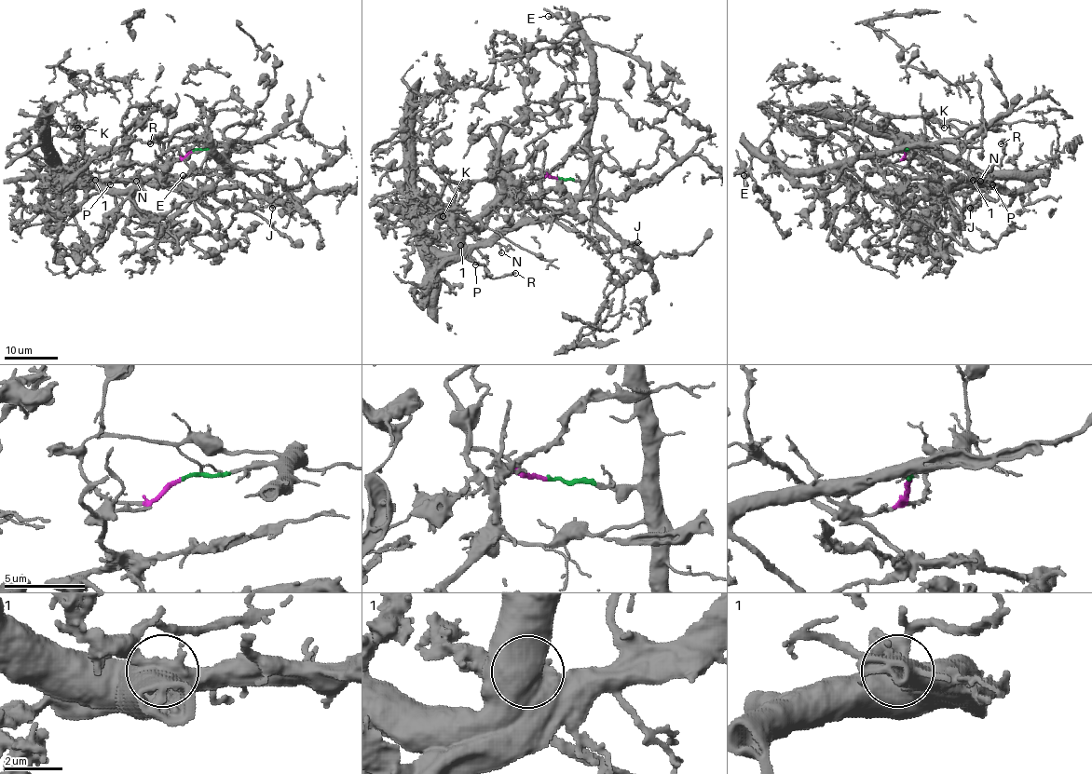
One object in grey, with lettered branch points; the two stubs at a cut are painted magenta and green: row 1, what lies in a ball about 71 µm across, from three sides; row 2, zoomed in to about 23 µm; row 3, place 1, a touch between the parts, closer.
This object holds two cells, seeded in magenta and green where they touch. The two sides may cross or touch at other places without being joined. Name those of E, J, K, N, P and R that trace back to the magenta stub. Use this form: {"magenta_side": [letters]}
{"magenta_side": ["J", "N", "P", "R"]}

